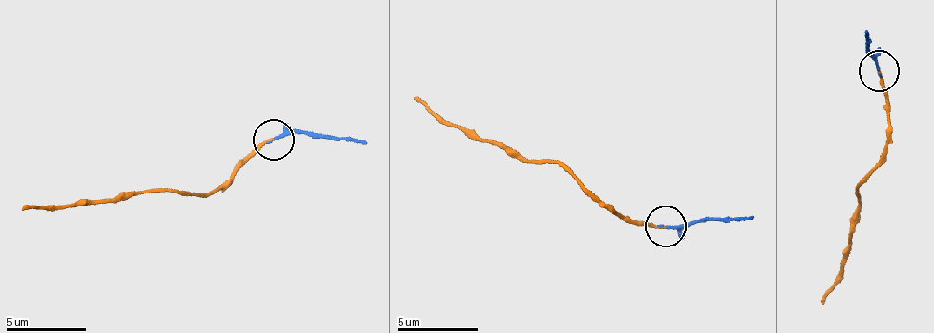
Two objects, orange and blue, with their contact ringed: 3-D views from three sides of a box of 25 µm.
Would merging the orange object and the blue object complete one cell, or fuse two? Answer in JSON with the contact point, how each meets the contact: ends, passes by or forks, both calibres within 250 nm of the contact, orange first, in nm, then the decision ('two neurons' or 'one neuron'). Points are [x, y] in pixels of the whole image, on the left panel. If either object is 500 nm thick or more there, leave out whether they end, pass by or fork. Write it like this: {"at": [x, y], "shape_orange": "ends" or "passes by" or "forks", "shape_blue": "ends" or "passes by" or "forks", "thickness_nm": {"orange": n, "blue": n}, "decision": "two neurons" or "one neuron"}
{"at": [273, 139], "shape_orange": "ends", "shape_blue": "passes by", "thickness_nm": {"orange": 160, "blue": 130}, "decision": "one neuron"}

